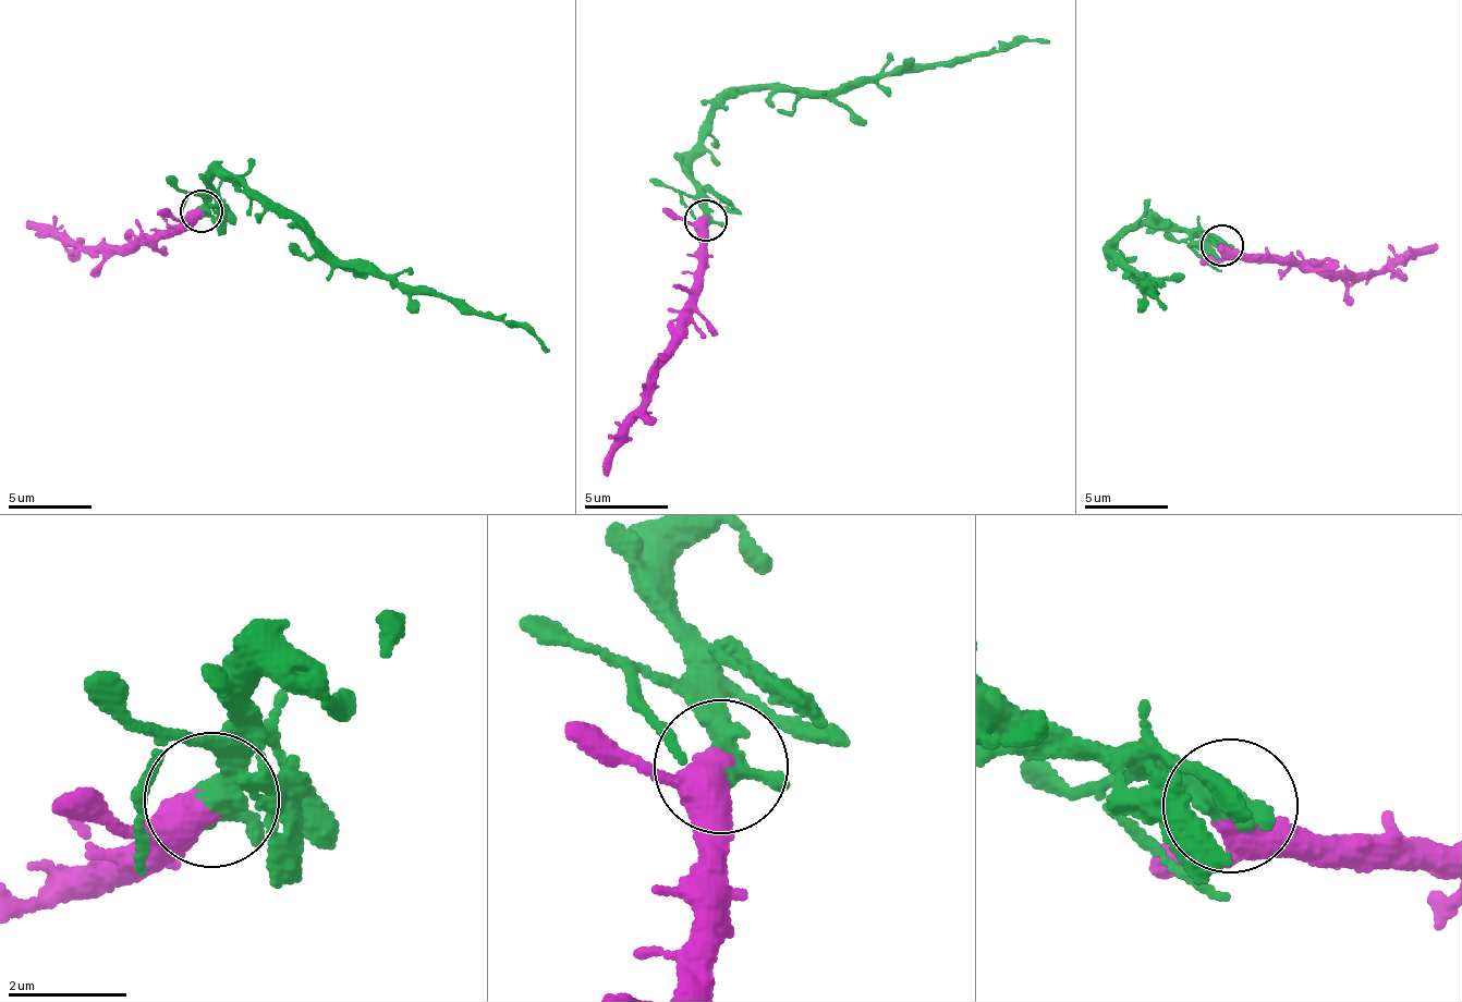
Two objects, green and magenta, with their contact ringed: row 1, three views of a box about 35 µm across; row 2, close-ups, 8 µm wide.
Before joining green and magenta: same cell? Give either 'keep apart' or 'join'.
join

